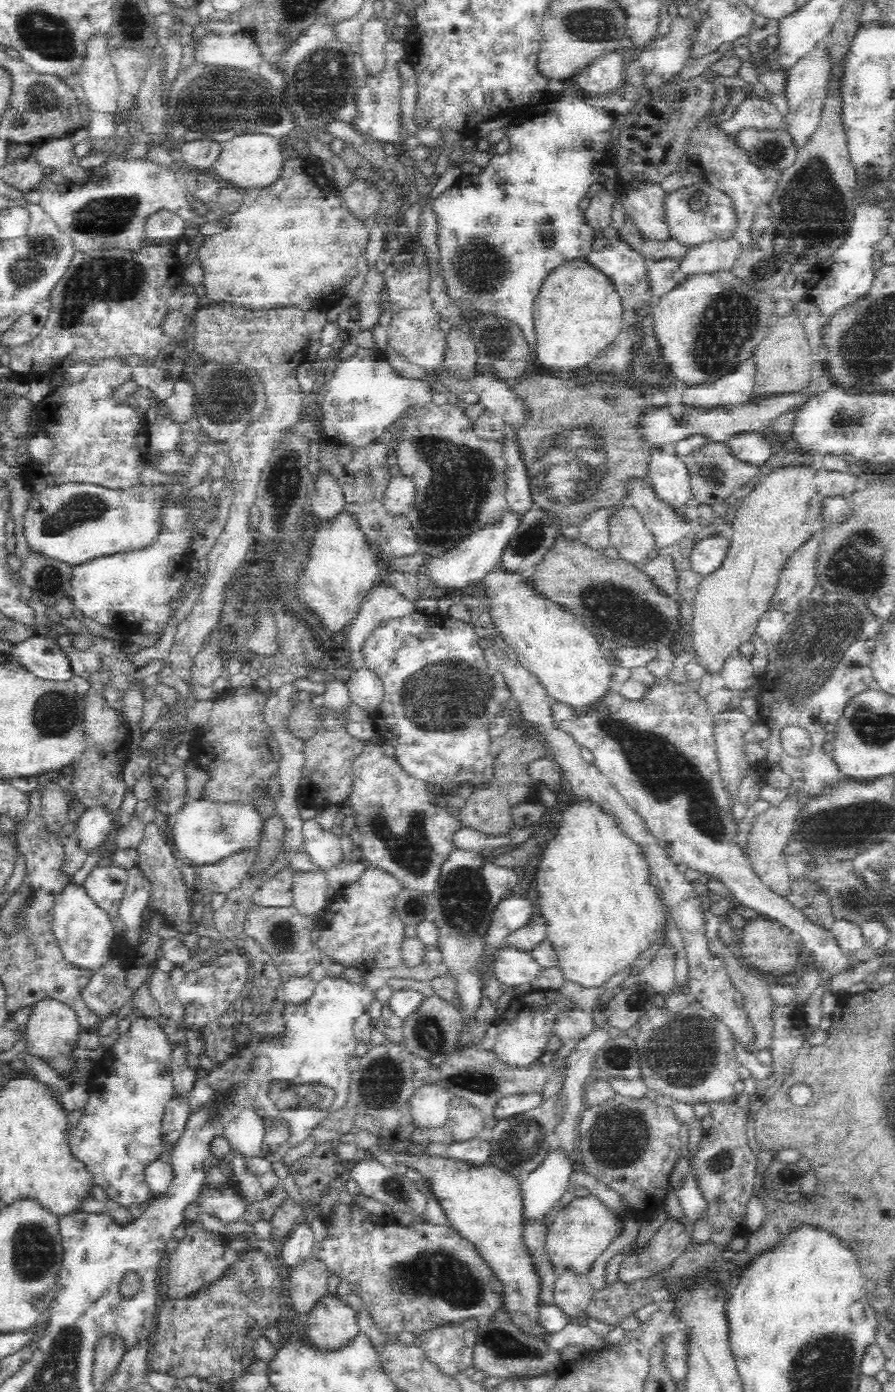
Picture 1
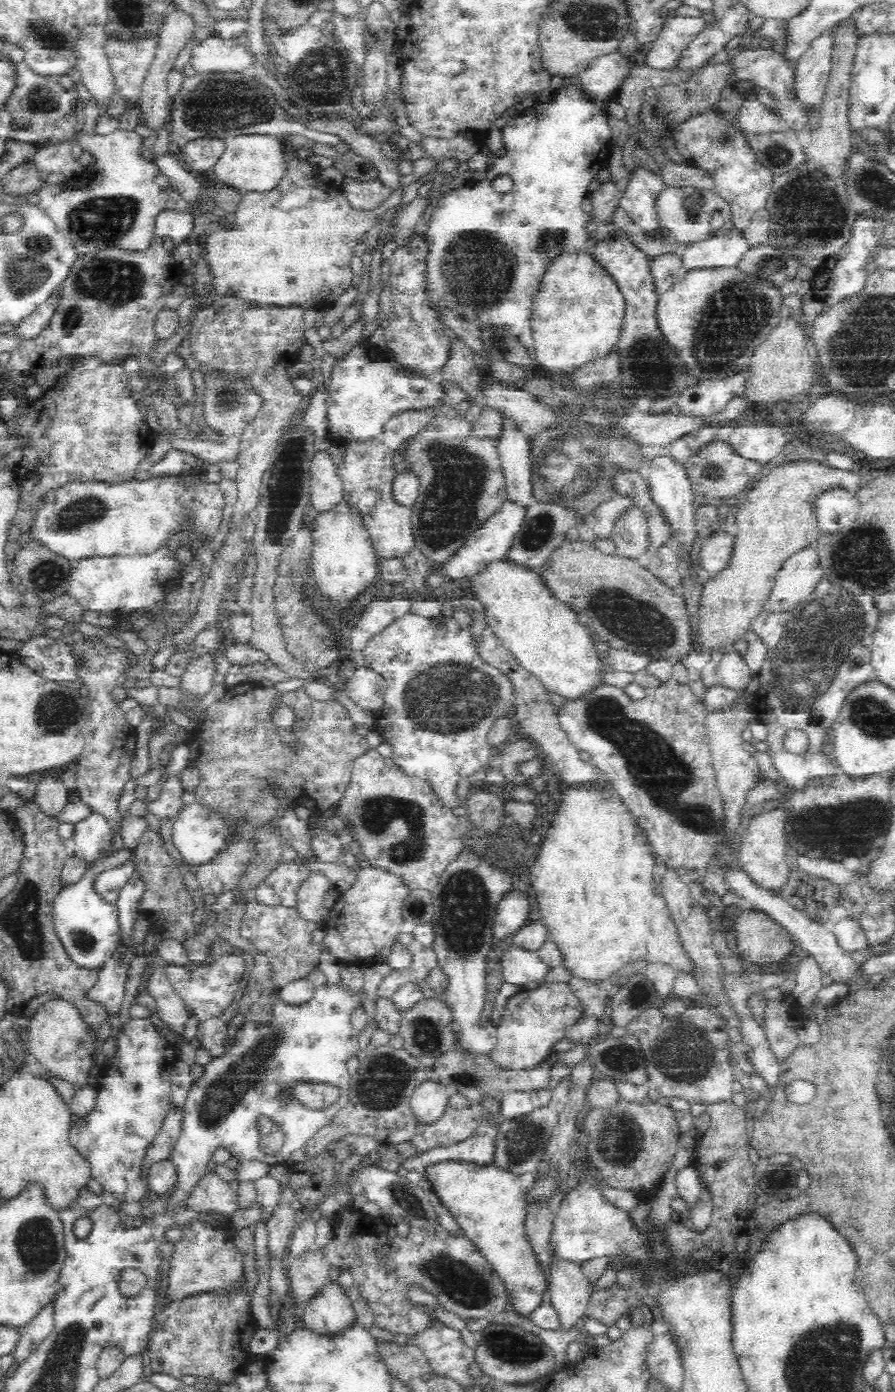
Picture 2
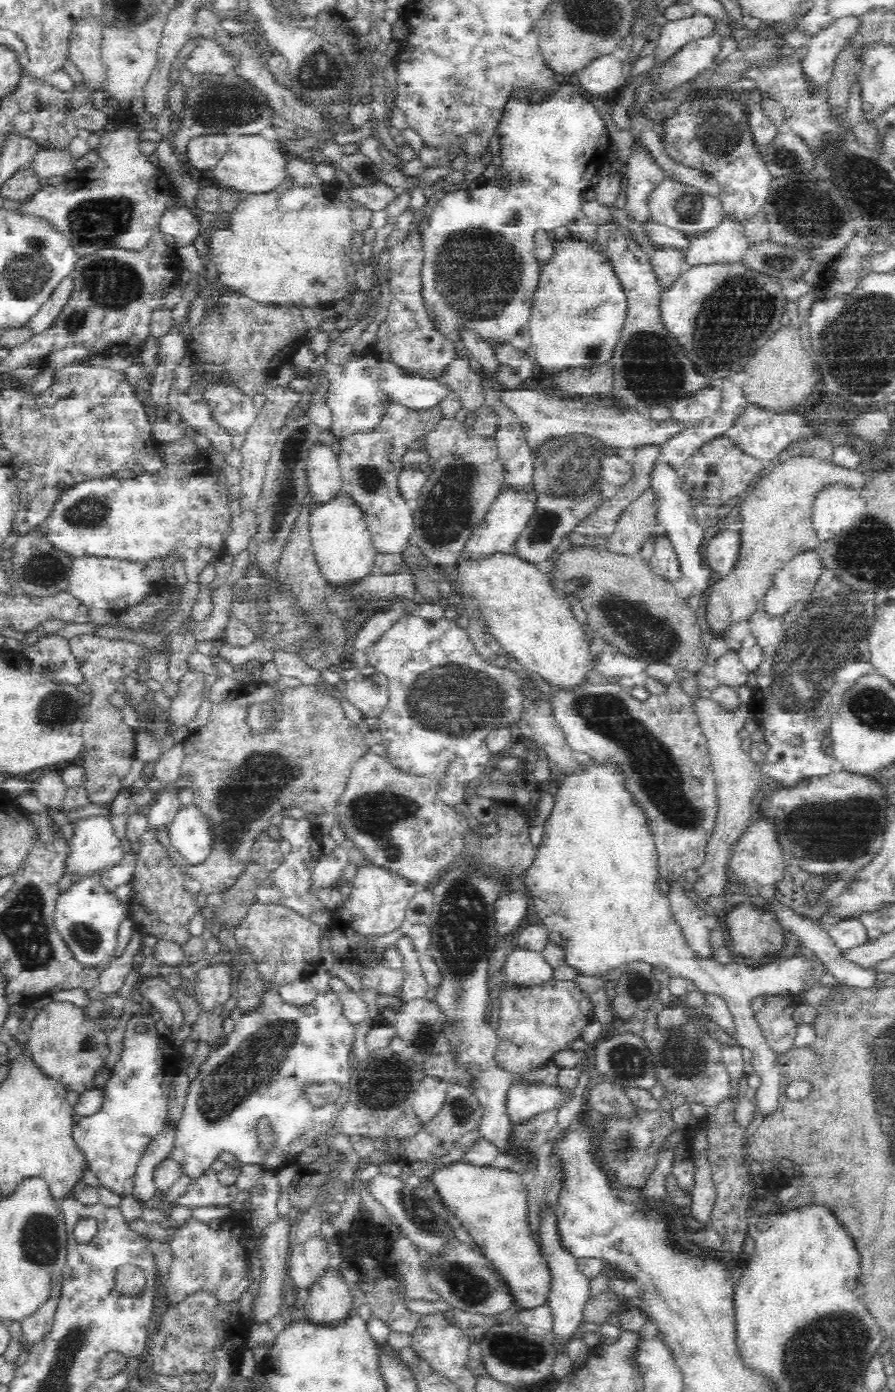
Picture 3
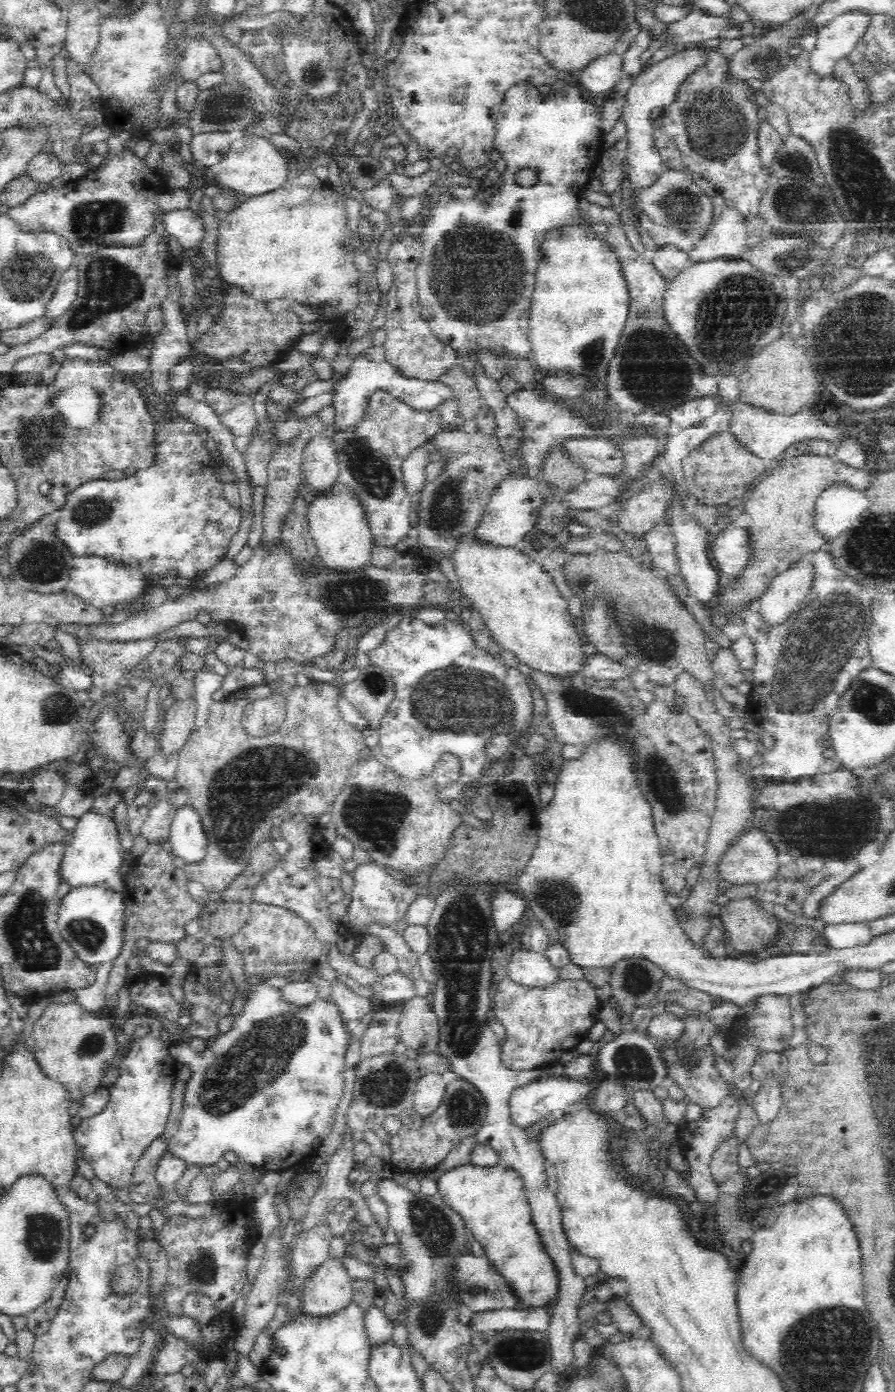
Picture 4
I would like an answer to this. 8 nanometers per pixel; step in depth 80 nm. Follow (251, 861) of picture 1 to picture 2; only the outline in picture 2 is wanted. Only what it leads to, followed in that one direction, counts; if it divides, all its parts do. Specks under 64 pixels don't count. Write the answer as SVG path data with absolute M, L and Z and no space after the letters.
M240 685L236 696L220 699L207 708L205 720L186 741L190 749L189 766L200 772L200 782L194 789L195 800L210 805L225 818L239 821L244 815L250 815L250 822L238 834L240 840L234 838L211 863L193 869L204 895L220 895L237 886L254 856L252 836L255 830L274 820L280 808L274 795L276 786L284 790L287 802L294 800L314 814L323 814L333 810L344 798L354 761L369 749L366 737L356 733L355 724L342 703L333 699L313 699L304 687L300 687L284 696L296 719L292 731L298 748L291 752L277 735L276 726L270 719L271 702L276 693L274 686Z

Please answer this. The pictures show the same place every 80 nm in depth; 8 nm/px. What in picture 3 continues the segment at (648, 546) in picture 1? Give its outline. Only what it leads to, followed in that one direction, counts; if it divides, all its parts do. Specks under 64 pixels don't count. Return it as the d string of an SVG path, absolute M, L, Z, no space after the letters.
M646 490L620 515L614 532L607 537L606 550L626 556L638 554L658 524L656 513L653 490Z

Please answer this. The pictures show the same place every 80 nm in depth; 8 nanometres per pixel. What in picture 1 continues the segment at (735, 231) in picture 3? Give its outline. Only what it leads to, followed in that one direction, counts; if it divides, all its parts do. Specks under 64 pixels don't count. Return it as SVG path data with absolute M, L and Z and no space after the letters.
M732 237L692 247L679 262L681 273L686 278L692 278L700 274L729 272L734 261L742 254L741 247L742 244Z

